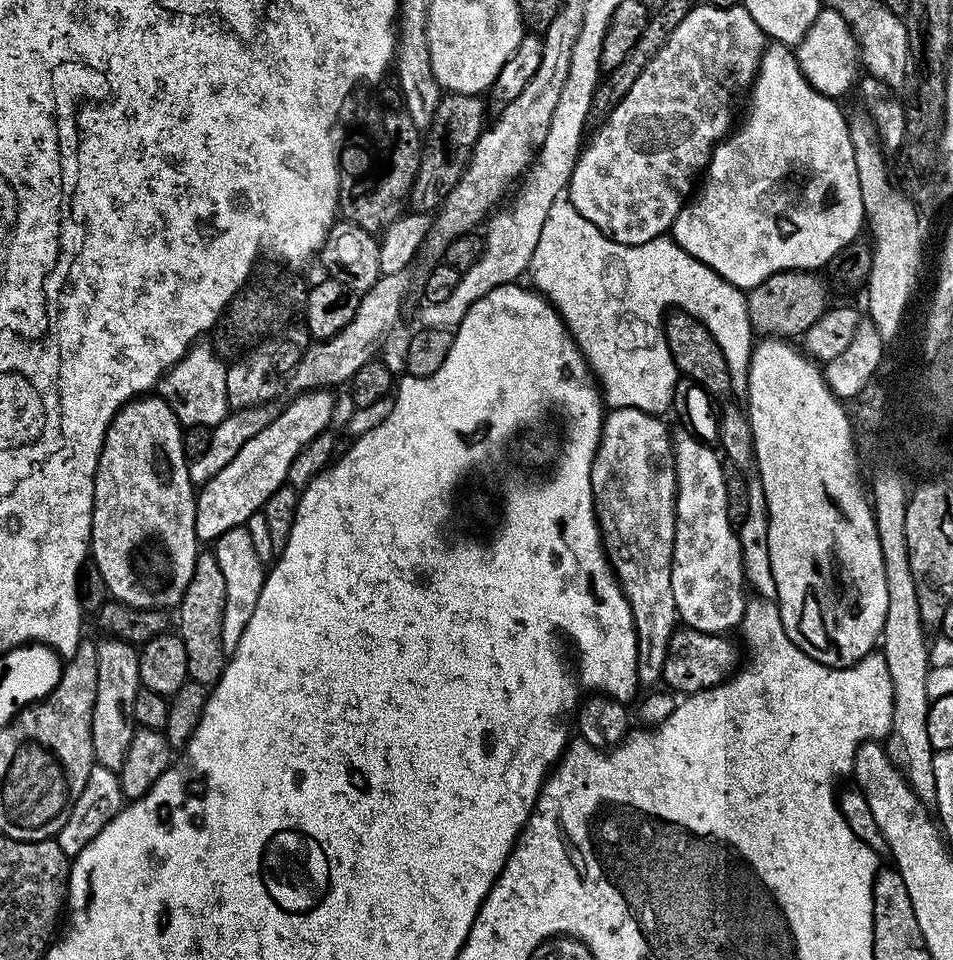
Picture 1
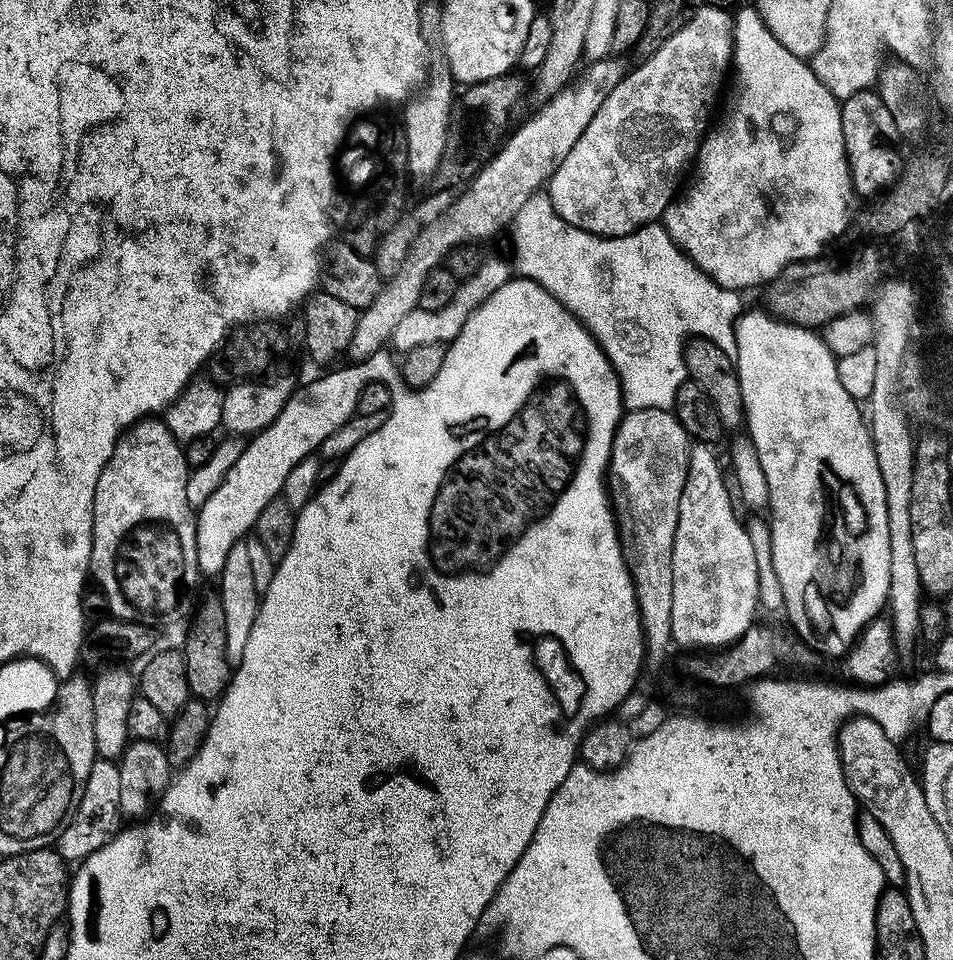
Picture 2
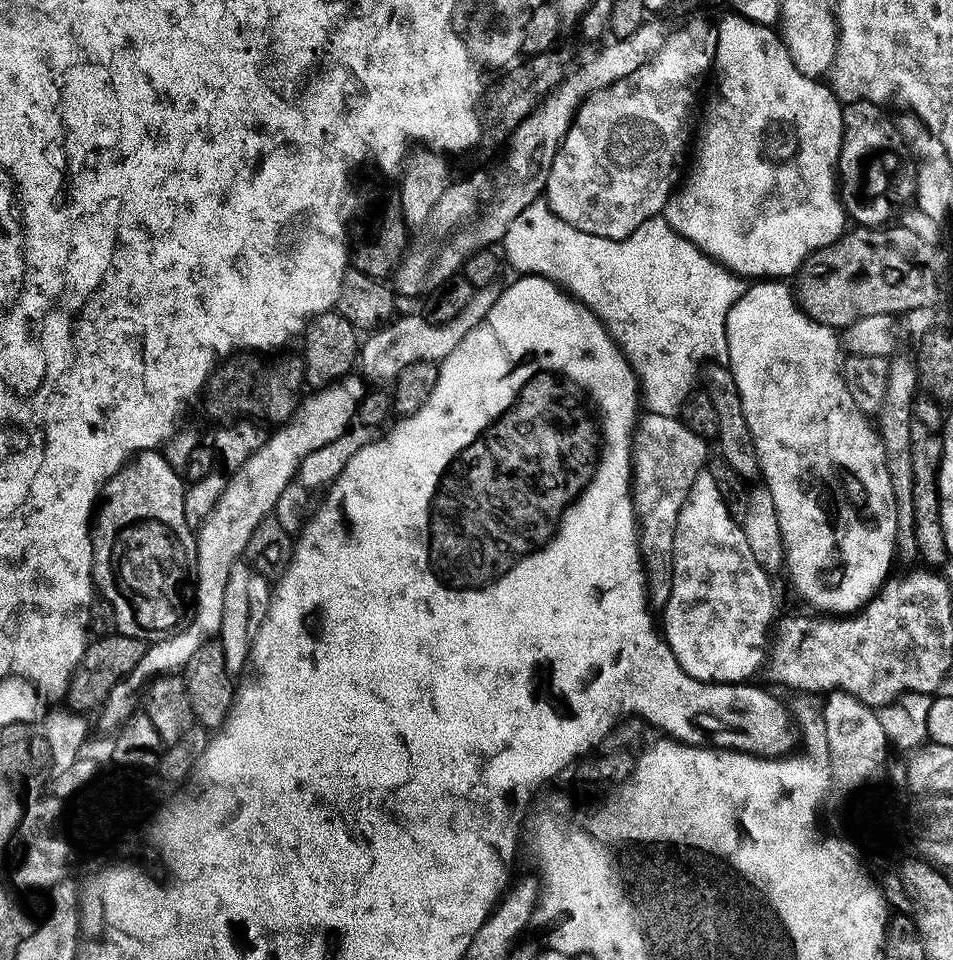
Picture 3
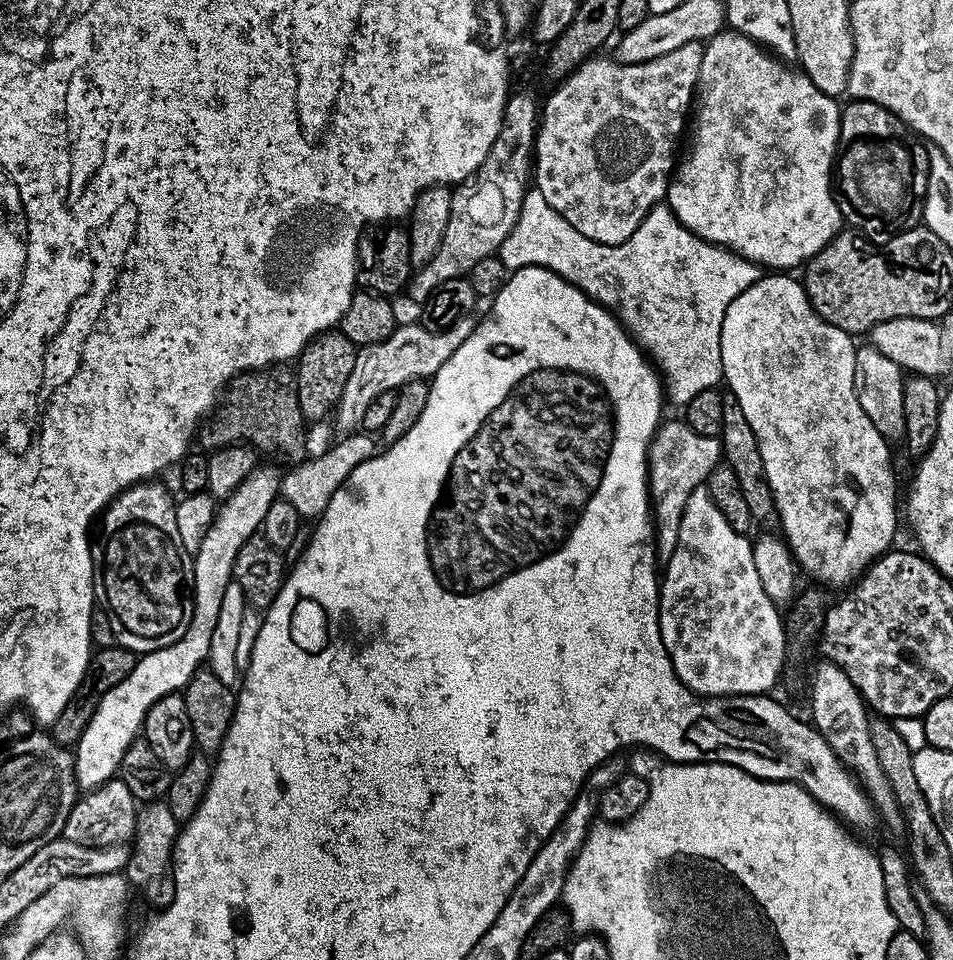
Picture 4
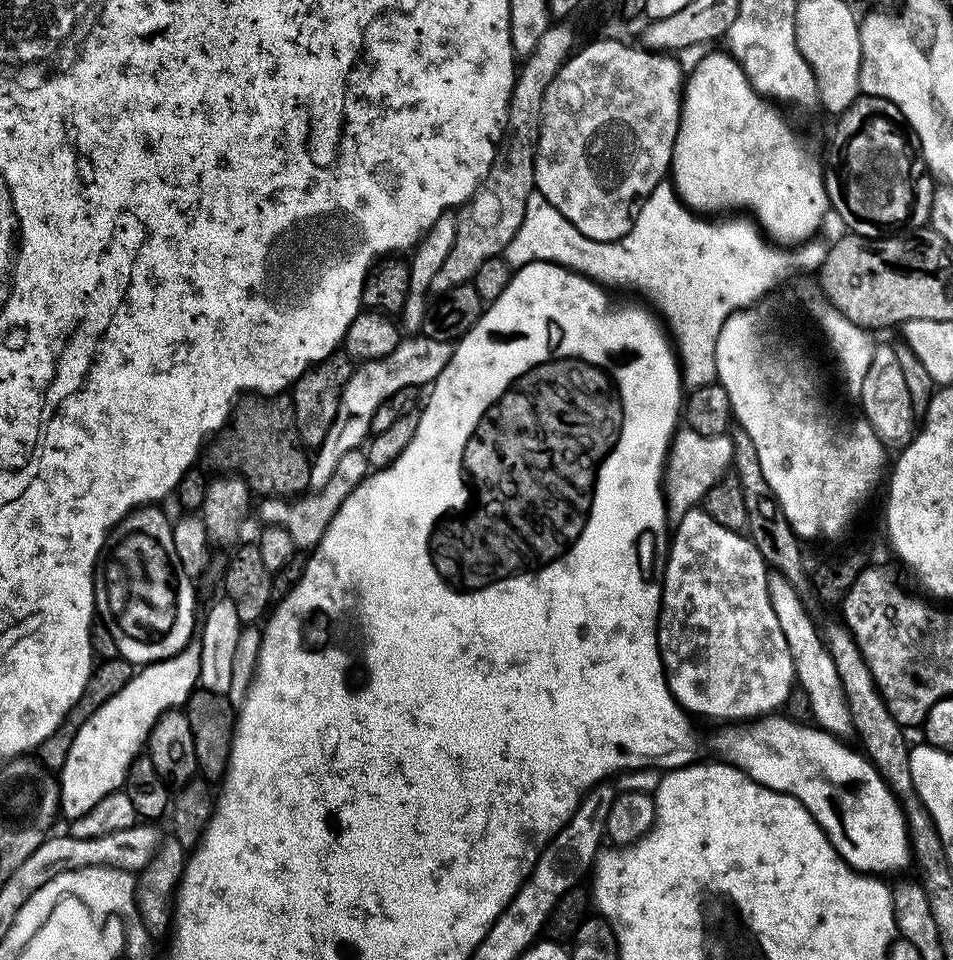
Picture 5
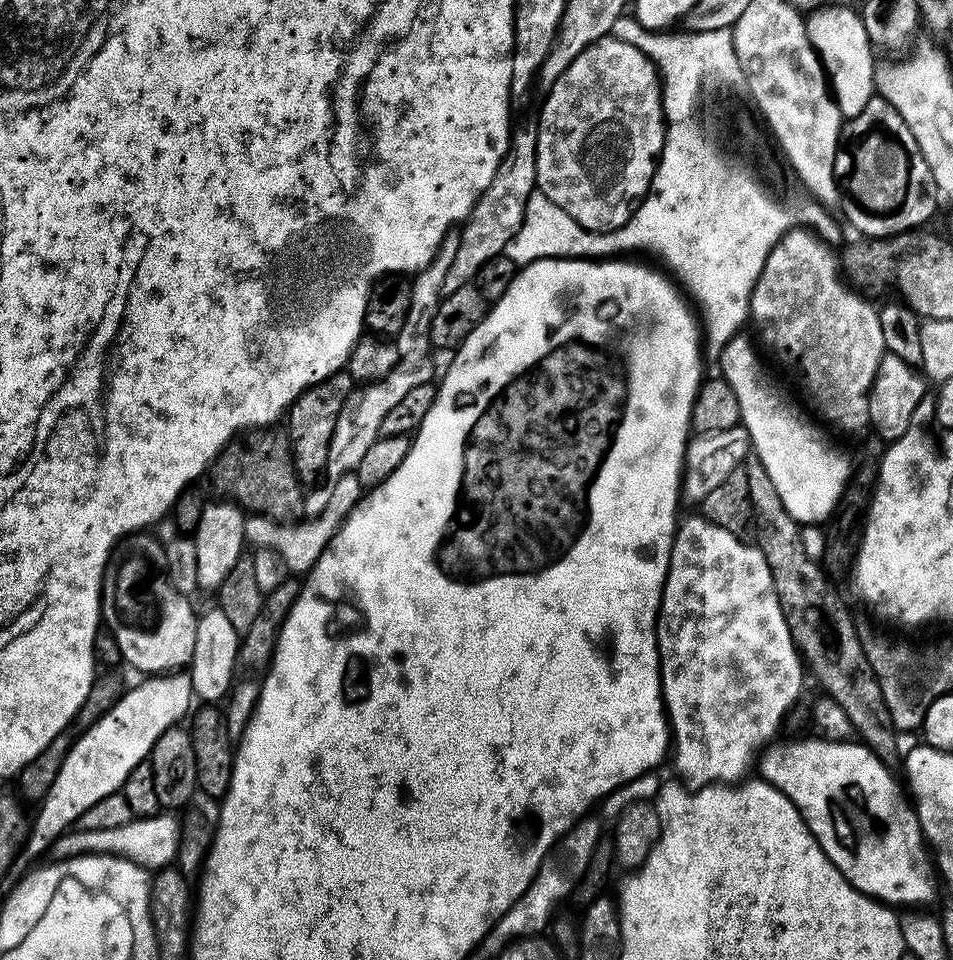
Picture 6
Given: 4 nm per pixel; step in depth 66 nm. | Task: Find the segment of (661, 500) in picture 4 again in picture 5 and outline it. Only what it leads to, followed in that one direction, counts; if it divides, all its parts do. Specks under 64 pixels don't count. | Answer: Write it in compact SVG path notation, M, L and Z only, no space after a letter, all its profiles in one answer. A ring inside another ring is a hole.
M682 428L672 438L664 469L664 496L669 525L675 526L692 507L699 505L705 494L731 467L733 442L729 435L706 436Z

